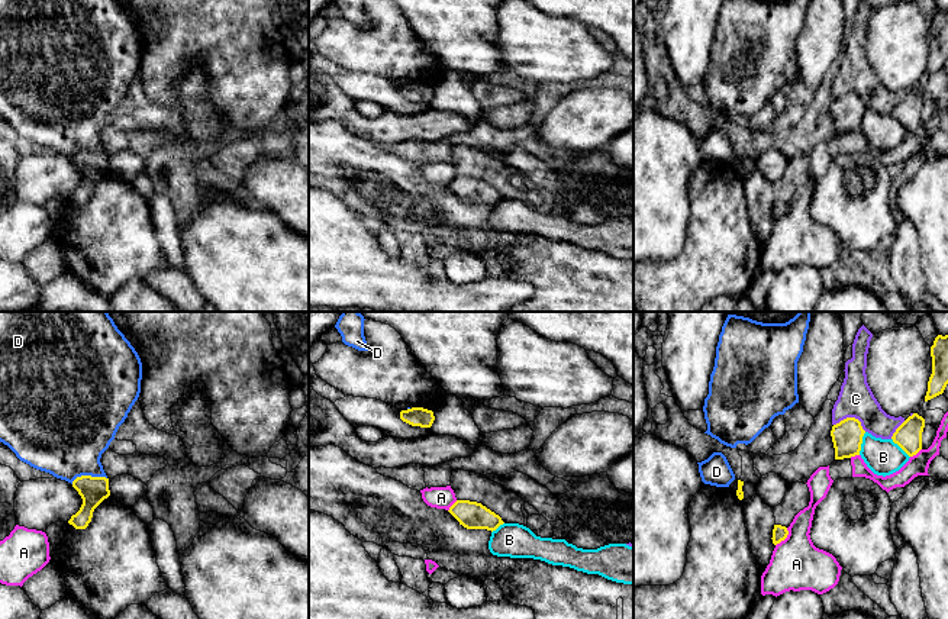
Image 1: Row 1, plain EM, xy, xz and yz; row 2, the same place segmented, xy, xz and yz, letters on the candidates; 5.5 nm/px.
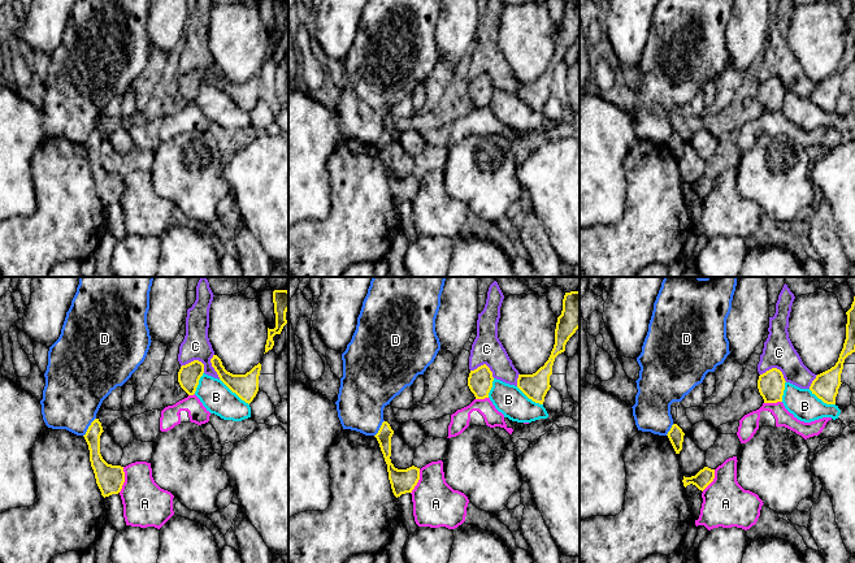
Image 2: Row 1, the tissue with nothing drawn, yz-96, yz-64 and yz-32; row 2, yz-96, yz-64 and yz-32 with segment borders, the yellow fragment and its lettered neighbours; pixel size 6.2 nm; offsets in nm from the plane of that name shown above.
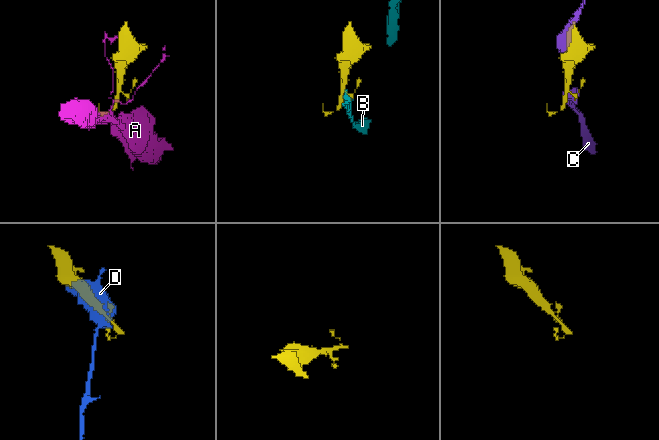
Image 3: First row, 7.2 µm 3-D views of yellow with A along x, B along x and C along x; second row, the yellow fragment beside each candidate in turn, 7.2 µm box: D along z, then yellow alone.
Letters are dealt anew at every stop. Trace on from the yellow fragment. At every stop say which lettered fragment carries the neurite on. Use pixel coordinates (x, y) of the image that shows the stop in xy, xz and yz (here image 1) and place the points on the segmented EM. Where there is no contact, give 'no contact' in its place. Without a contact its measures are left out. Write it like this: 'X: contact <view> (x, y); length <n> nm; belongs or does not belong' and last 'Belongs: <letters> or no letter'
A: contact yz (784, 538); length 120 nm; does not belong
B: contact yz (861, 442); length 130 nm; does not belong
C: contact yz (851, 418); length 190 nm; does not belong
D: contact xy (89, 476); length 200 nm; does not belong
Belongs: no letter

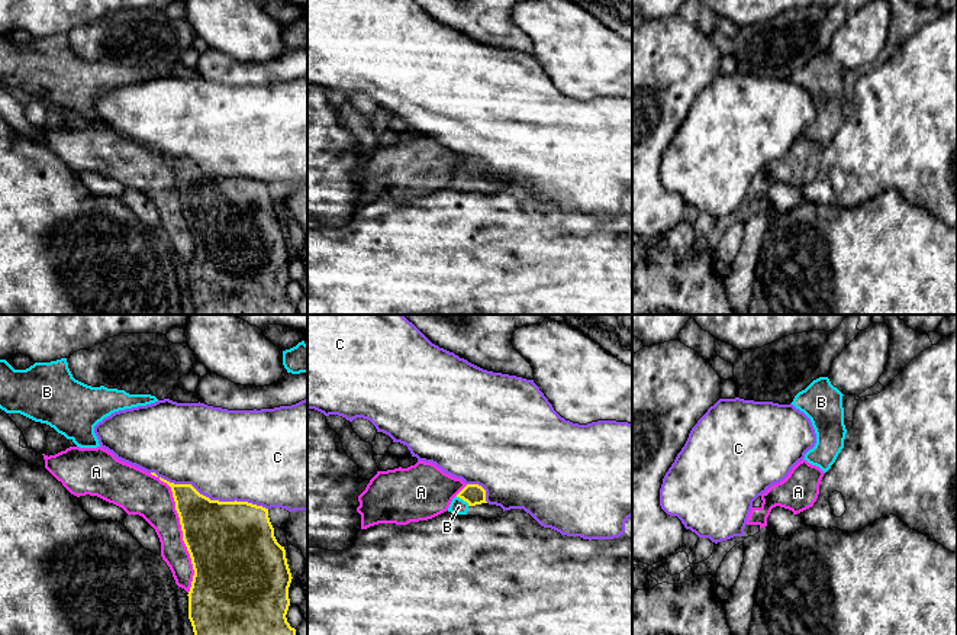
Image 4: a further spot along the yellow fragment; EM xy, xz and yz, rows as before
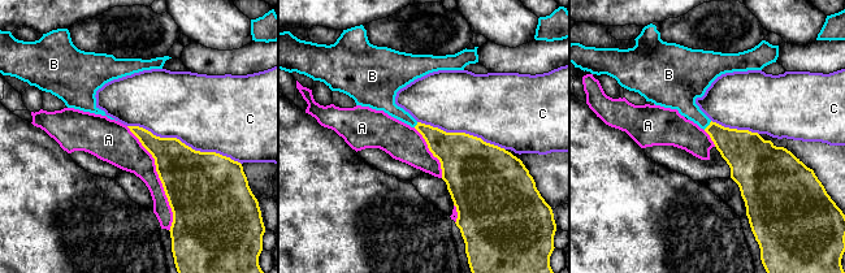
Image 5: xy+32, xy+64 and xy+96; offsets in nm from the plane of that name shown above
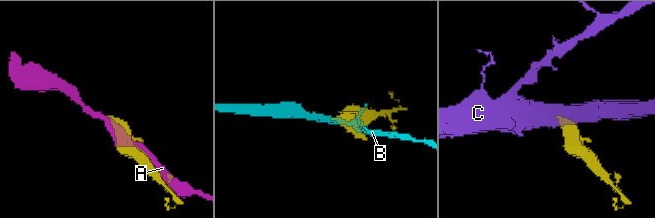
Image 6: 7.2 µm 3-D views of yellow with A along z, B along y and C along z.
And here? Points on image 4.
A: contact xy (181, 529); length 700 nm; does not belong
B: contact xz (463, 499); length 90 nm; belongs
C: contact xy (208, 497); length 700 nm; does not belong
Belongs: B

